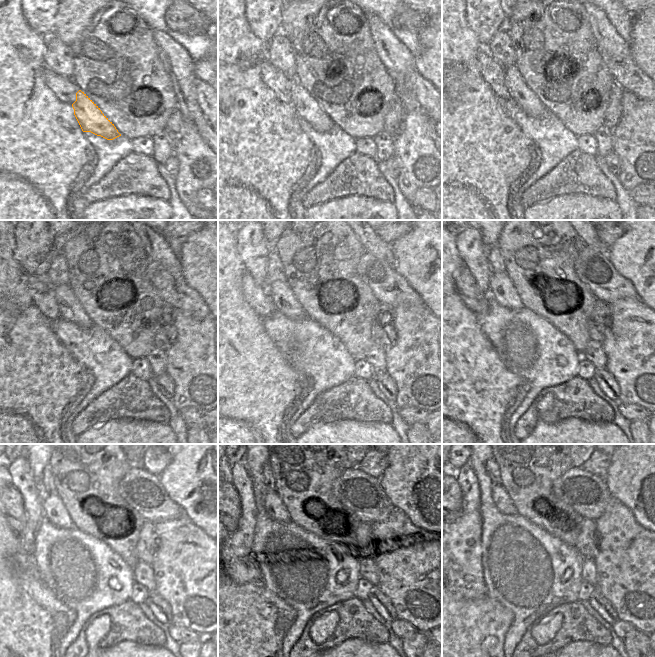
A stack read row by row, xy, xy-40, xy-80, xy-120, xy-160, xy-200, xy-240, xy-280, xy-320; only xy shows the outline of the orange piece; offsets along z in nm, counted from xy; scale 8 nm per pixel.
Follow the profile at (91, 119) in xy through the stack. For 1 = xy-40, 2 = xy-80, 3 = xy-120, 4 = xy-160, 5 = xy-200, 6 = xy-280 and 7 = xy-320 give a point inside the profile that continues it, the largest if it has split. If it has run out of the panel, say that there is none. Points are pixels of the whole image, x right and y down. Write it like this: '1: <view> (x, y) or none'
1: xy-40 (306, 107)
2: xy-80 (519, 92)
3: xy-120 (69, 308)
4: xy-160 (281, 294)
5: xy-200 (502, 290)
6: xy-280 (273, 504)
7: xy-320 (500, 498)

